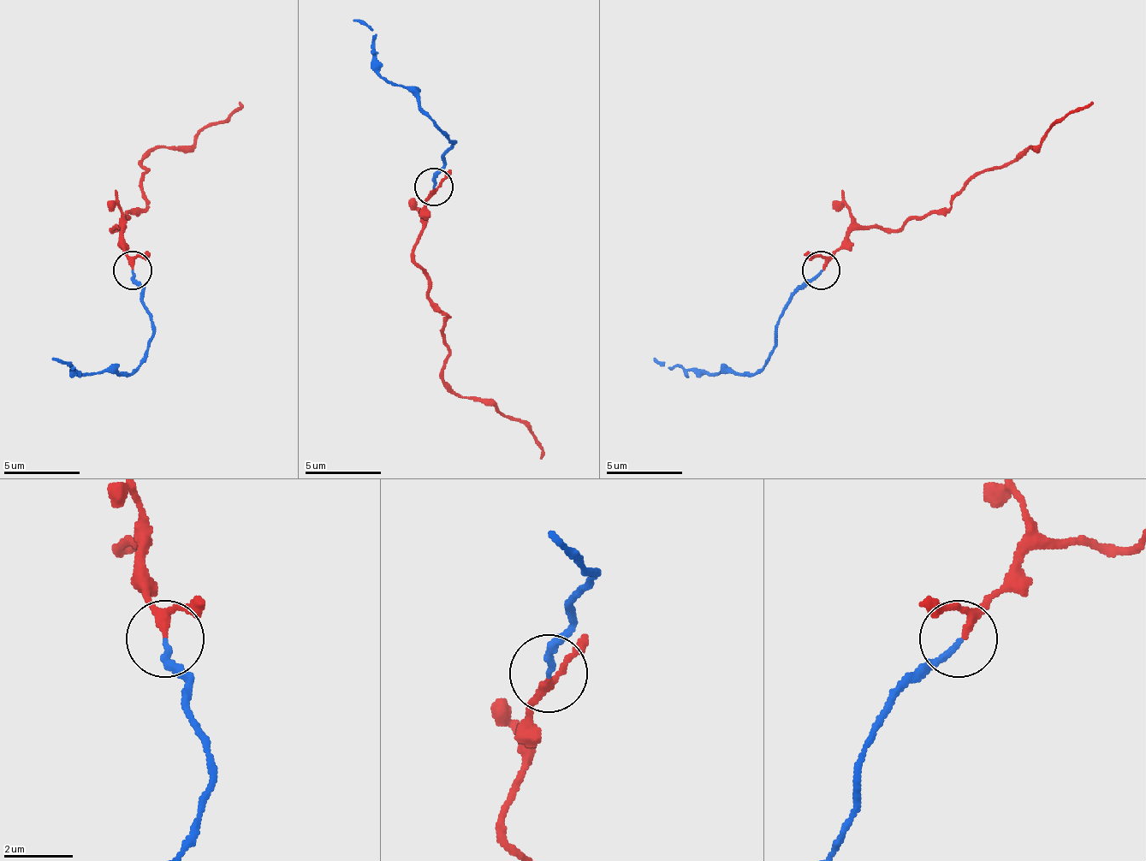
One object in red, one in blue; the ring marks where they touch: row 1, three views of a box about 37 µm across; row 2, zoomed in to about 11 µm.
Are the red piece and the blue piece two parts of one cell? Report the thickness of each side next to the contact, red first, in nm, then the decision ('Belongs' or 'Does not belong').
Thickness 180 nm (red) against 170 nm. Belongs

